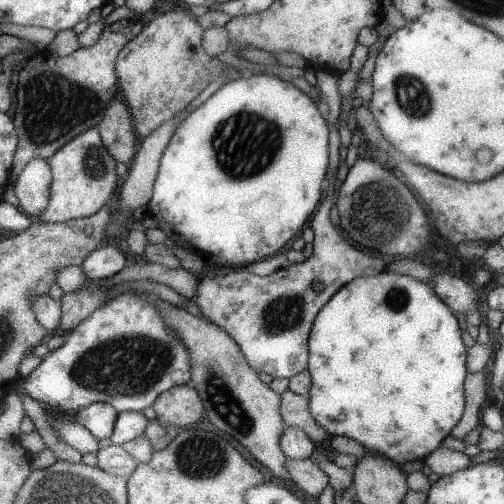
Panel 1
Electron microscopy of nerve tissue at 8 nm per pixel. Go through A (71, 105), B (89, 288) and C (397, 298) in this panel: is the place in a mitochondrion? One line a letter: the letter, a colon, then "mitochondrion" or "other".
A: mitochondrion
B: other
C: mitochondrion

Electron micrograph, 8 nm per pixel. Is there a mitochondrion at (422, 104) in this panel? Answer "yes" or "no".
yes

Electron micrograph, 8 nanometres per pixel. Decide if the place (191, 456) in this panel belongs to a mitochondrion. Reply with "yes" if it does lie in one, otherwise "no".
yes

